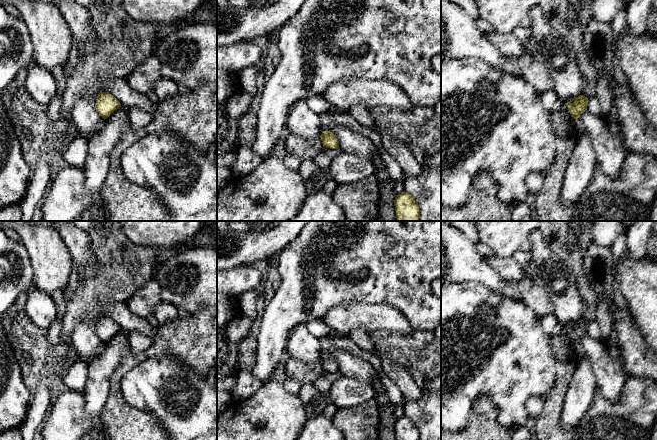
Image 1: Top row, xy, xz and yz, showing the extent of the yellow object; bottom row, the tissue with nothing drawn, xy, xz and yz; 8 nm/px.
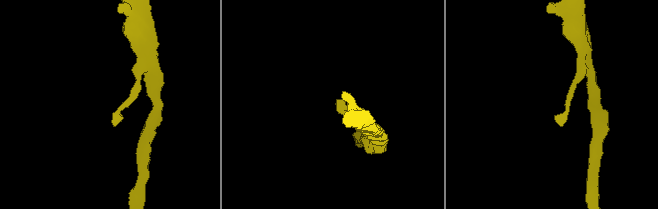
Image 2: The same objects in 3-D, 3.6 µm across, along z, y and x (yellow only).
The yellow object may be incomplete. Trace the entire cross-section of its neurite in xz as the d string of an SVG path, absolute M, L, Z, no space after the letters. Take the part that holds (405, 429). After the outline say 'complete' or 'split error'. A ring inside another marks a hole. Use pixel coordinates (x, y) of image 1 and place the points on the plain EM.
M405 415L396 419L394 430L396 440L420 440L420 432L417 425Z; complete

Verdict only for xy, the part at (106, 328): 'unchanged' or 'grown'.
unchanged

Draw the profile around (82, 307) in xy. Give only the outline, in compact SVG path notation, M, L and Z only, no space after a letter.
M92 221L88 235L91 247L98 262L101 264L96 271L94 267L86 267L78 276L76 292L71 296L62 317L61 339L63 344L71 345L71 335L81 322L94 322L102 315L102 307L113 302L127 301L142 285L153 279L153 273L158 265L157 256L162 251L152 246L139 246L131 242L123 232L123 221Z

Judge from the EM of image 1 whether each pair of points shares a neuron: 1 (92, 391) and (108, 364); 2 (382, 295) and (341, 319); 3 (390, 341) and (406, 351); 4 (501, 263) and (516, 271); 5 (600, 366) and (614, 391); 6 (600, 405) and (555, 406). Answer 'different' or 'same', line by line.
1: same
2: different
3: same
4: same
5: same
6: different

